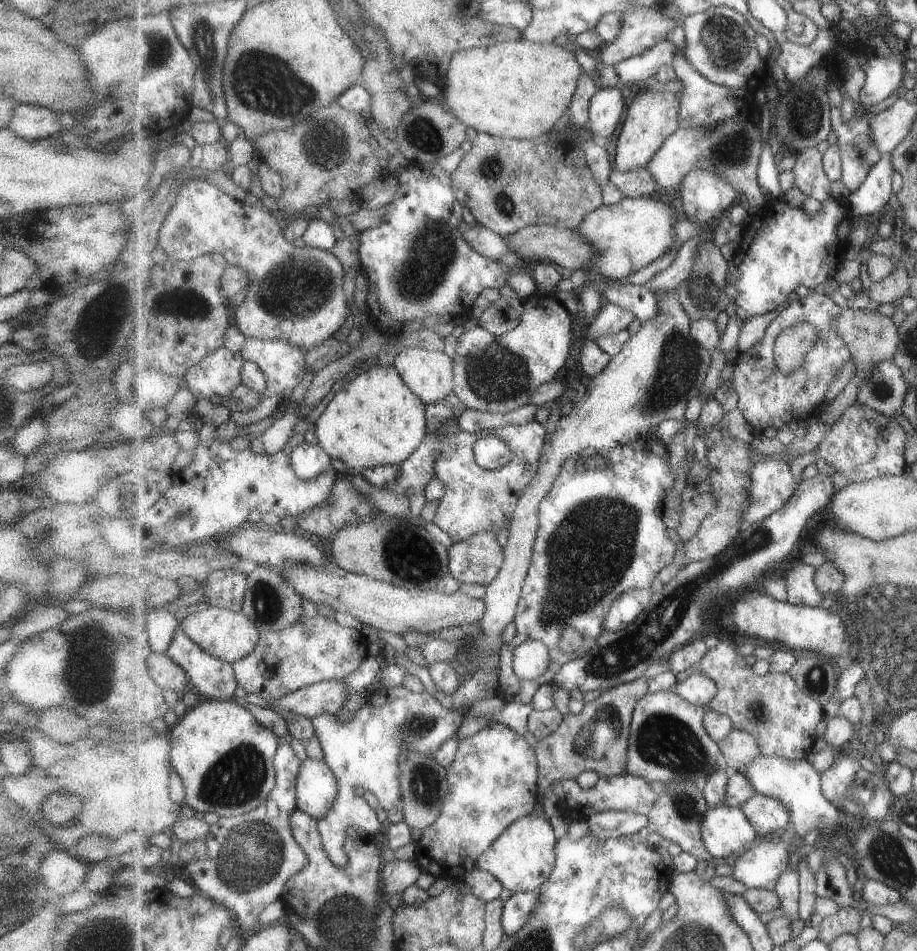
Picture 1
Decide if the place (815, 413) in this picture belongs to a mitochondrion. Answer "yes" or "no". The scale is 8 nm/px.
no

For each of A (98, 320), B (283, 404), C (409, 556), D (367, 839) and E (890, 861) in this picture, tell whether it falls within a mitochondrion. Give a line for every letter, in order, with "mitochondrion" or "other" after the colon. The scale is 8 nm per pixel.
A: mitochondrion
B: other
C: mitochondrion
D: other
E: mitochondrion

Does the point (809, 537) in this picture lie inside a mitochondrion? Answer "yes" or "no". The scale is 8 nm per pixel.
no

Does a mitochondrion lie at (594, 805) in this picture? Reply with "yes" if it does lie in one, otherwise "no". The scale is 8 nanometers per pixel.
no

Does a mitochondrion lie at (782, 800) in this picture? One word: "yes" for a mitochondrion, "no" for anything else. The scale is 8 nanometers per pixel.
no

